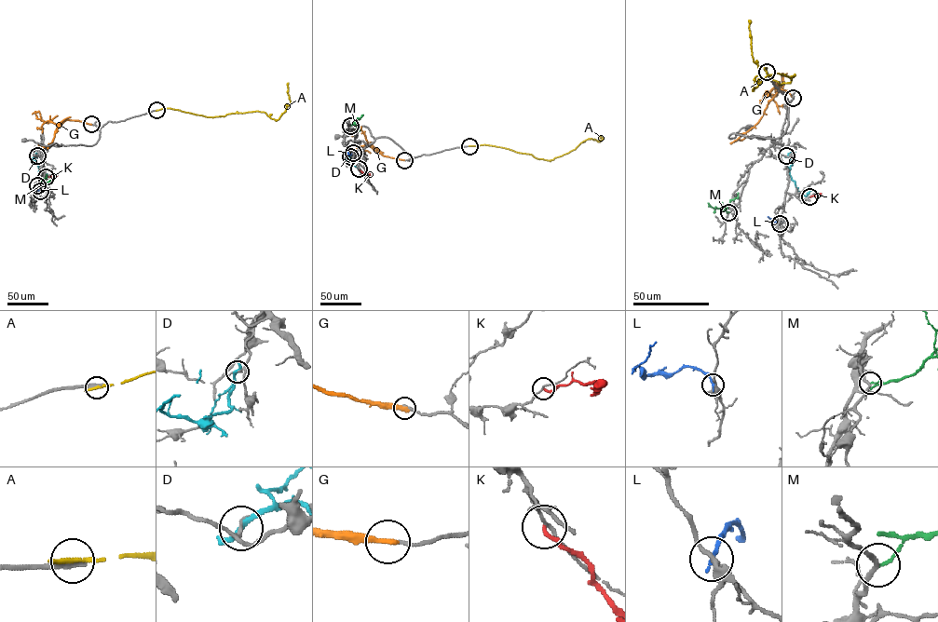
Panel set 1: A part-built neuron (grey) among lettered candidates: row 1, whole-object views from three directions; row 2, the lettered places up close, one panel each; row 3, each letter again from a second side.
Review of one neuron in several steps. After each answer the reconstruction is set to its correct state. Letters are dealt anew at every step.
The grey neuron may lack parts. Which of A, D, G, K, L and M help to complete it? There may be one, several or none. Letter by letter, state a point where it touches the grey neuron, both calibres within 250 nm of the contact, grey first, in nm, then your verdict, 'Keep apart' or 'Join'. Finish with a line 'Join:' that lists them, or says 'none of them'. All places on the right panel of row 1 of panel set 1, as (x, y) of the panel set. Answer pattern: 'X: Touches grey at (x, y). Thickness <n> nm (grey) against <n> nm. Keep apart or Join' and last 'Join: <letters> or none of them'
A: Touches grey at (767, 72). Thickness 360 nm (grey) against 280 nm. Keep apart
D: Touches grey at (786, 155). Thickness 170 nm (grey) against 240 nm. Keep apart
G: Touches grey at (793, 98). Thickness 180 nm (grey) against 320 nm. Keep apart
K: Touches grey at (809, 196). Thickness 120 nm (grey) against 170 nm. Keep apart
L: Touches grey at (780, 223). Thickness 280 nm (grey) against 200 nm. Keep apart
M: Touches grey at (728, 212). Thickness 200 nm (grey) against 100 nm. Keep apart
Join: none of them

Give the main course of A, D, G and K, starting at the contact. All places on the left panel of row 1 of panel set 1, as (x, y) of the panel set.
A: (156, 110), (170, 108), (212, 117), (258, 111), (278, 120), (290, 102), (288, 83)
D: (37, 155), (33, 159), (37, 164), (38, 173), (44, 176), (47, 173)
G: (91, 124), (65, 120), (55, 132), (58, 125), (41, 120), (38, 111), (33, 114)
K: (46, 177), (57, 175)

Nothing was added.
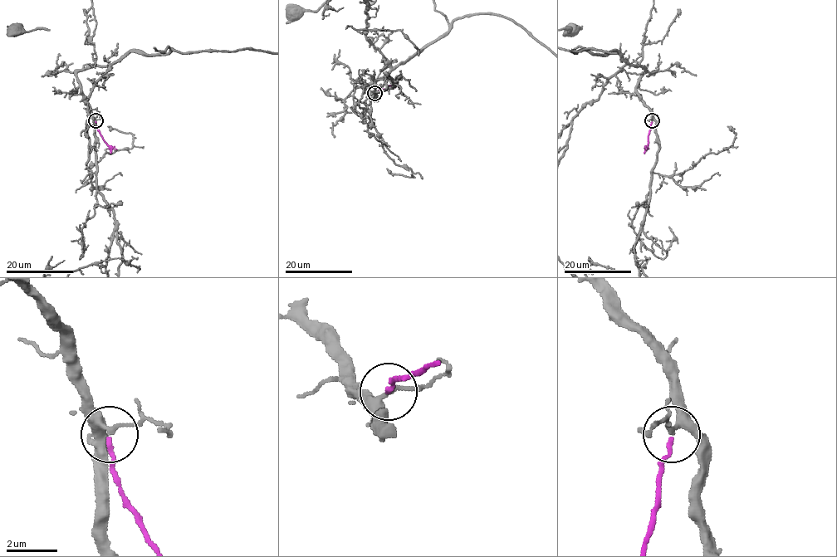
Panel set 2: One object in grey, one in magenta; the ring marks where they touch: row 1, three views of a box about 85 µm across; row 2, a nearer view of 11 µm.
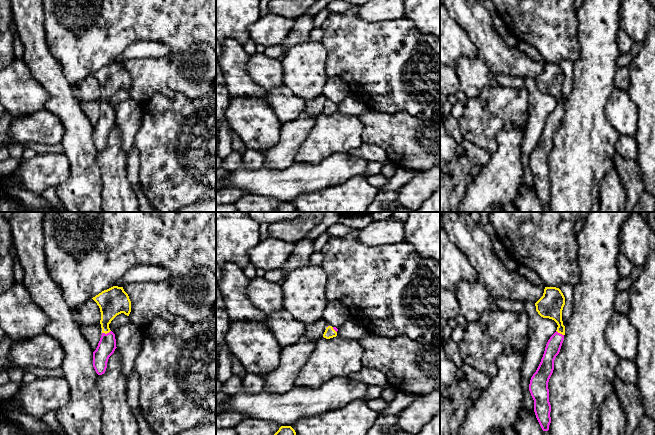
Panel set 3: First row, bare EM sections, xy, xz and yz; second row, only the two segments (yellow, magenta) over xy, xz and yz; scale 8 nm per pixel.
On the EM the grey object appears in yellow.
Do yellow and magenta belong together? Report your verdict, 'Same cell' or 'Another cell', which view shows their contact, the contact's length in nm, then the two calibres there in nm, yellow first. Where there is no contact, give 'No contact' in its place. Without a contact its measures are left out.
Same cell. Touches yellow in xy. Shared border 80 nm. Thickness 200 nm (yellow) against 140 nm

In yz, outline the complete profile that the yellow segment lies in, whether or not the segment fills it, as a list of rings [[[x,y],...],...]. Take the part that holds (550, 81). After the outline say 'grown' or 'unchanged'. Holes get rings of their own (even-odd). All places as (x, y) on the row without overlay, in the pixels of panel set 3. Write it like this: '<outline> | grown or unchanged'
[[[545,63],[543,72],[535,79],[536,87],[541,93],[552,95],[558,101],[556,108],[546,120],[541,138],[529,160],[529,167],[534,176],[534,188],[543,207],[548,207],[551,199],[548,158],[554,146],[554,136],[564,116],[565,102],[562,97],[564,81],[565,73],[556,63]]] | grown

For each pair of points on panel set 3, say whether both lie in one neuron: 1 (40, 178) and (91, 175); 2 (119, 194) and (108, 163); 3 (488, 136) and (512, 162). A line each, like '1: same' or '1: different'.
1: different
2: same
3: different

